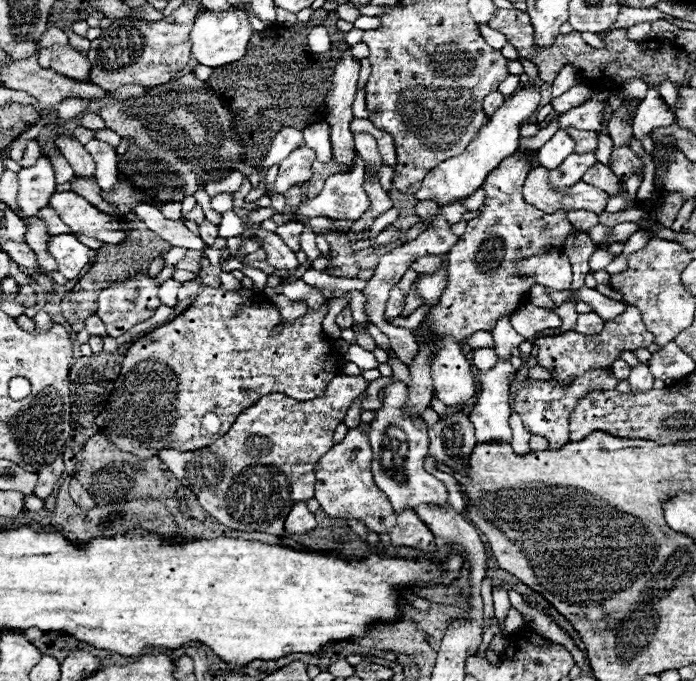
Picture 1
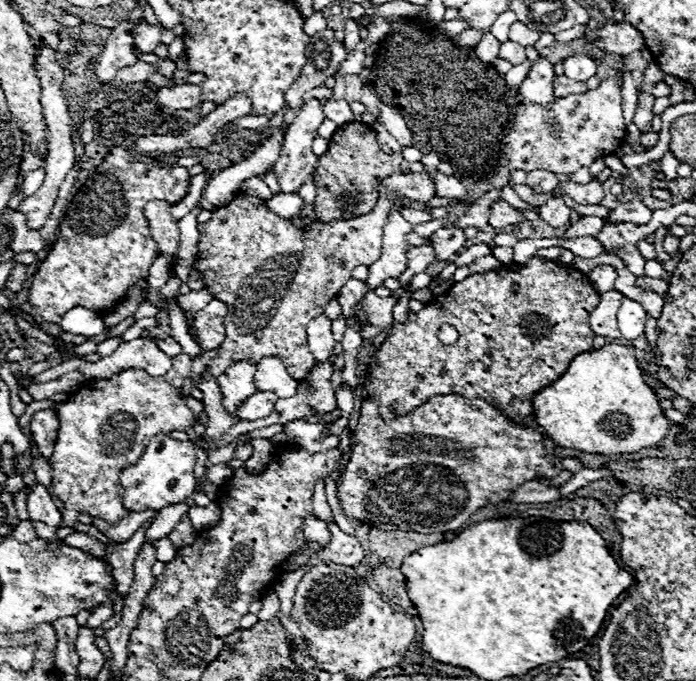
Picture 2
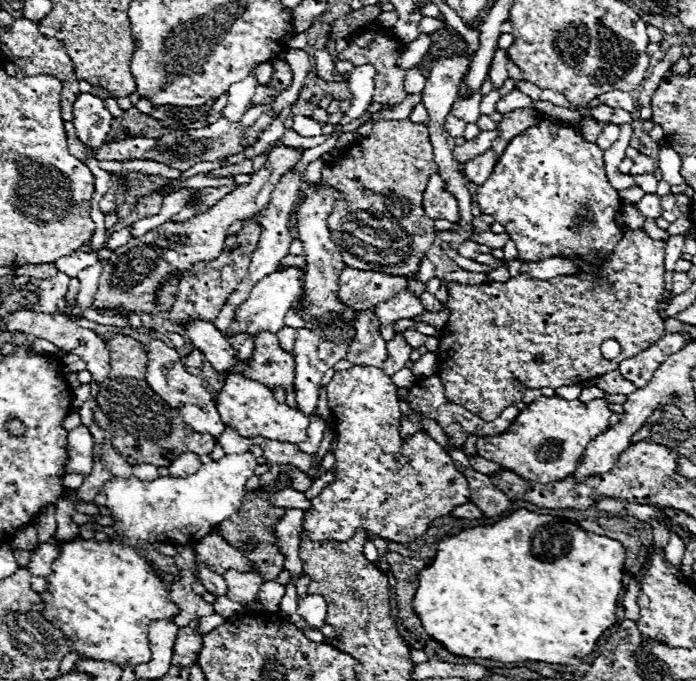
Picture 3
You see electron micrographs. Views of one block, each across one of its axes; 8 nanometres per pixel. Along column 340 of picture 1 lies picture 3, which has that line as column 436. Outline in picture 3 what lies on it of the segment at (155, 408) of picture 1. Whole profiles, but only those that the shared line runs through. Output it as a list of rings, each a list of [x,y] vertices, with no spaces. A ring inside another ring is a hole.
[[[644,228],[640,230],[632,230],[632,232],[626,232],[624,238],[618,242],[614,254],[610,256],[610,260],[602,266],[602,274],[606,274],[606,280],[600,280],[596,274],[594,276],[584,276],[584,274],[576,274],[576,276],[570,276],[570,278],[552,278],[550,282],[542,282],[542,280],[530,280],[526,276],[516,276],[516,278],[510,278],[508,282],[484,282],[484,284],[458,284],[458,282],[448,282],[446,288],[448,288],[448,300],[446,300],[446,308],[450,310],[450,318],[446,322],[446,326],[442,328],[442,338],[440,338],[440,346],[438,346],[438,376],[442,378],[442,384],[444,384],[444,390],[446,390],[446,396],[460,404],[460,406],[466,406],[466,410],[472,410],[474,414],[478,414],[480,418],[486,418],[488,422],[498,418],[498,414],[502,414],[504,408],[508,406],[522,406],[522,392],[516,390],[512,386],[512,382],[518,378],[526,388],[560,388],[560,386],[572,386],[572,384],[578,384],[578,382],[586,382],[590,378],[596,378],[596,376],[602,376],[610,370],[616,370],[618,368],[618,362],[624,360],[624,358],[630,358],[634,356],[634,348],[630,346],[638,346],[640,350],[648,348],[652,342],[656,342],[658,338],[662,338],[664,334],[664,320],[660,318],[658,314],[658,298],[660,294],[664,292],[664,254],[666,254],[666,242],[664,240],[654,240],[648,236],[648,232]],[[604,340],[618,340],[618,344],[622,346],[622,354],[614,360],[606,360],[600,352],[600,344]]]

